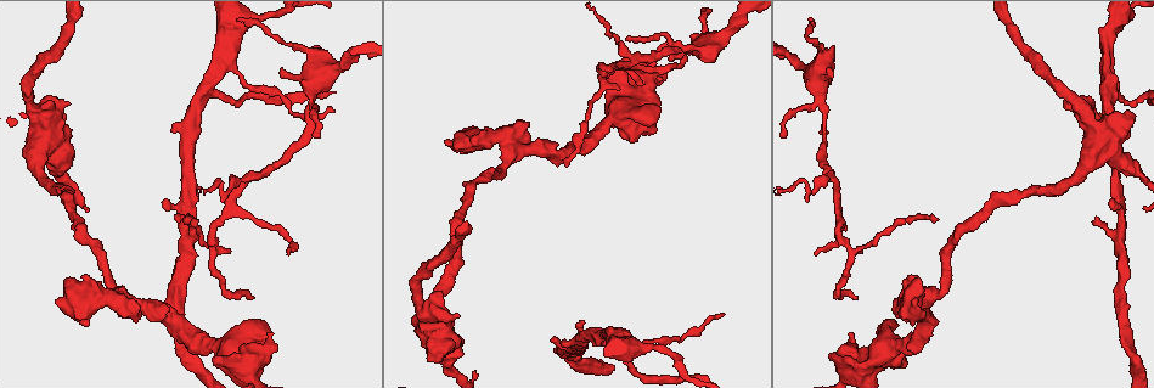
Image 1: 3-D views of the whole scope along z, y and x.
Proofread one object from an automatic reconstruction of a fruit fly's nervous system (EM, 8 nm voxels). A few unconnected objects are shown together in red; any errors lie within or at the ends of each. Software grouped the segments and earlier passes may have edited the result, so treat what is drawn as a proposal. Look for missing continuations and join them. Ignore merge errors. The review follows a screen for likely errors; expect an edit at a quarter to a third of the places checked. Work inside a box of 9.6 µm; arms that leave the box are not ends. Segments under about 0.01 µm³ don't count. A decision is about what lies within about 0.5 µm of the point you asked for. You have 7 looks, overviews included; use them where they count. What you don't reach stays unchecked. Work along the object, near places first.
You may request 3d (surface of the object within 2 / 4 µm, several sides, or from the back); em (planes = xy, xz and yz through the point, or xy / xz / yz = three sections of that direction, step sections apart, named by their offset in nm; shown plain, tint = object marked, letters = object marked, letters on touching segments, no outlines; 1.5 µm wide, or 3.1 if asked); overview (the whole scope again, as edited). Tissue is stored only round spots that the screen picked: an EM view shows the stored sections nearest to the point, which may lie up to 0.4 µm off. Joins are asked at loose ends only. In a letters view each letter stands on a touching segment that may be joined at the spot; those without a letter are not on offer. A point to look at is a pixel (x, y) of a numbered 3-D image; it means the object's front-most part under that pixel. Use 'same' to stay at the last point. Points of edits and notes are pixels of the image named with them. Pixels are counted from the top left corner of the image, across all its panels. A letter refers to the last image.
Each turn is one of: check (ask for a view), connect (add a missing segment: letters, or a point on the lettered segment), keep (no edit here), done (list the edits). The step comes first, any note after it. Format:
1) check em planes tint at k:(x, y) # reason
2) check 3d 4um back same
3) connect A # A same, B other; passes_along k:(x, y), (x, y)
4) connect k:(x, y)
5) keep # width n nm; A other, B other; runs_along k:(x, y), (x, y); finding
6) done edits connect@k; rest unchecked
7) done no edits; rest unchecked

check 3d 2um at 1:(172, 130) # an open end

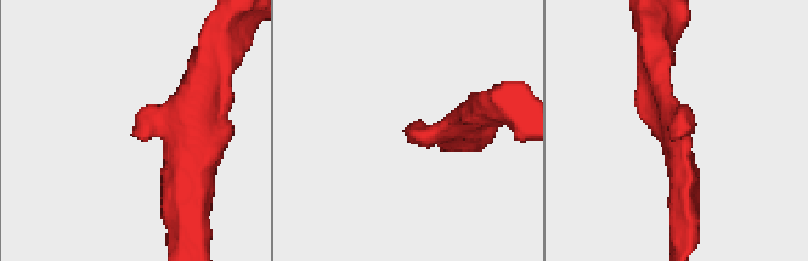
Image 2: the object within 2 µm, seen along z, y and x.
check em planes letters at 2:(141, 134)

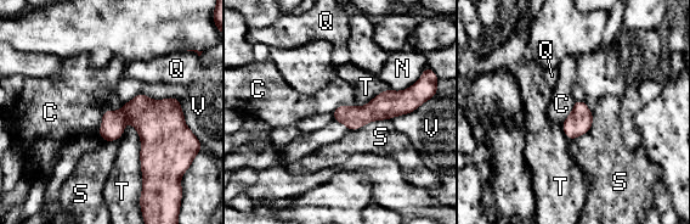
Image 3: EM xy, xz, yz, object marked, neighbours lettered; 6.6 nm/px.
keep # C other, N other, Q other, S other, T other, V other; border 3:(390, 118), (367, 122), (349, 130); none of them fits

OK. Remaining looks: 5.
check 3d 4um at 1:(1095, 218) # an open end

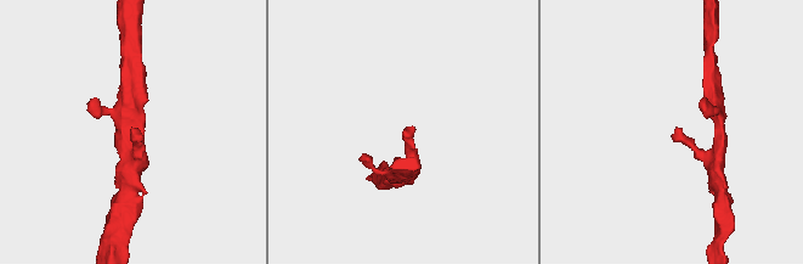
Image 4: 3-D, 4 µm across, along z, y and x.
check em planes tint at 4:(404, 134)

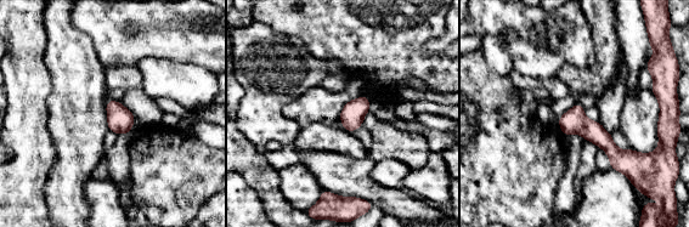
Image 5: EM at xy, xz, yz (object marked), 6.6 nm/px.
check em planes letters same # what lies round it

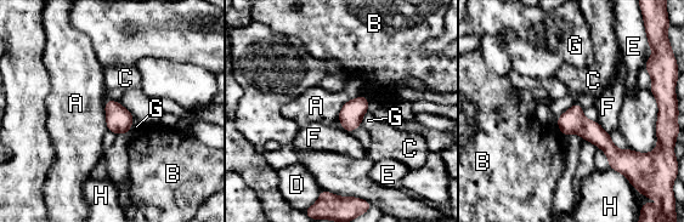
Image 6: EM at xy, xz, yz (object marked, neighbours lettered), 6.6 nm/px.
keep # width 160 nm; A other, B other, C other, D other, E other, F other, G other, H other; none of them fits

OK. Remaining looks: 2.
done no edits; rest unchecked

